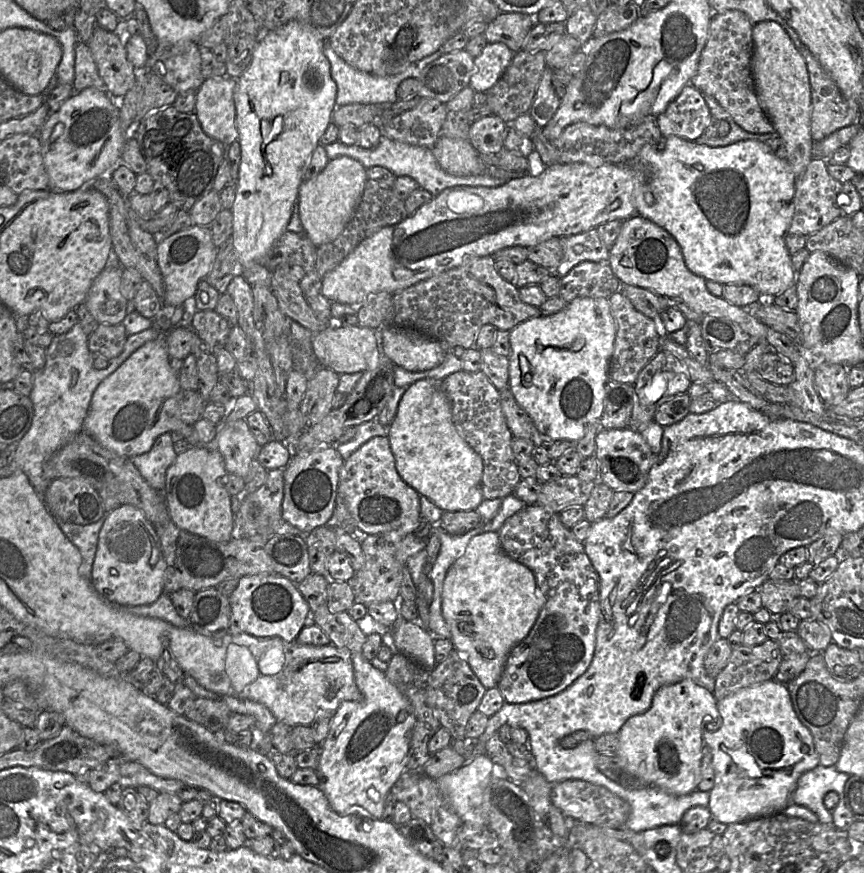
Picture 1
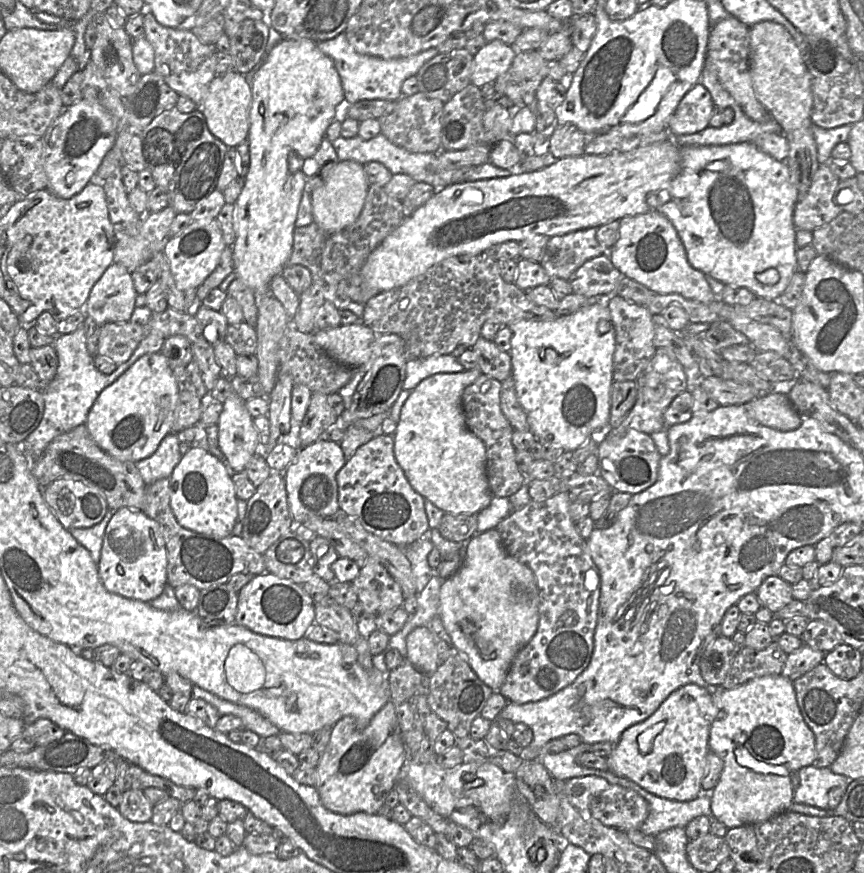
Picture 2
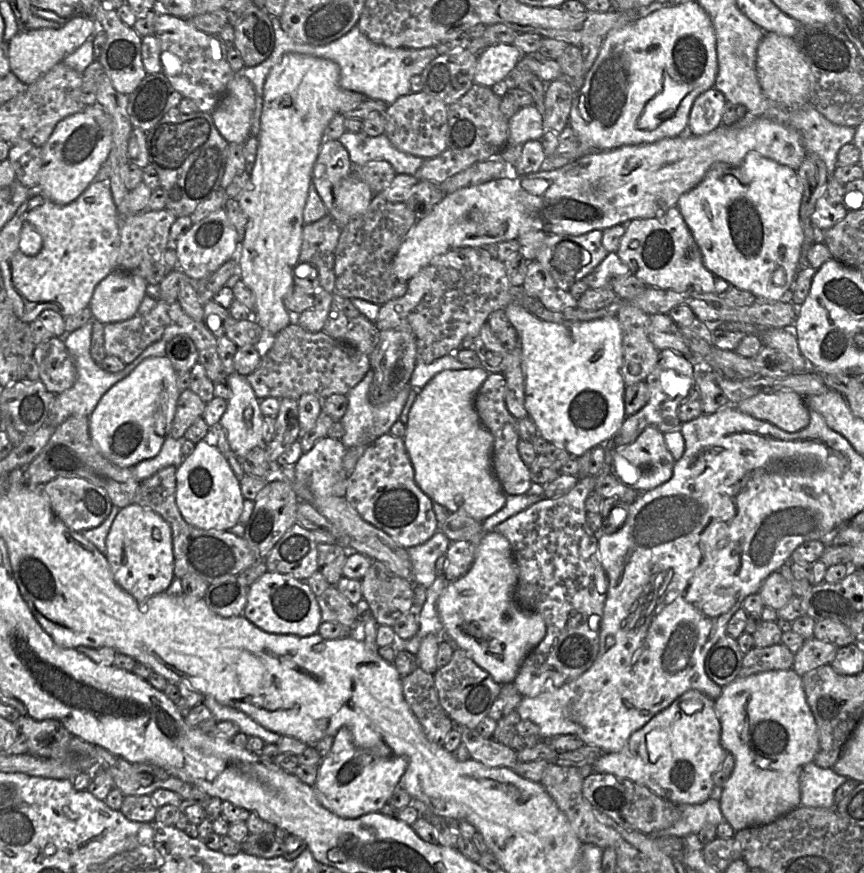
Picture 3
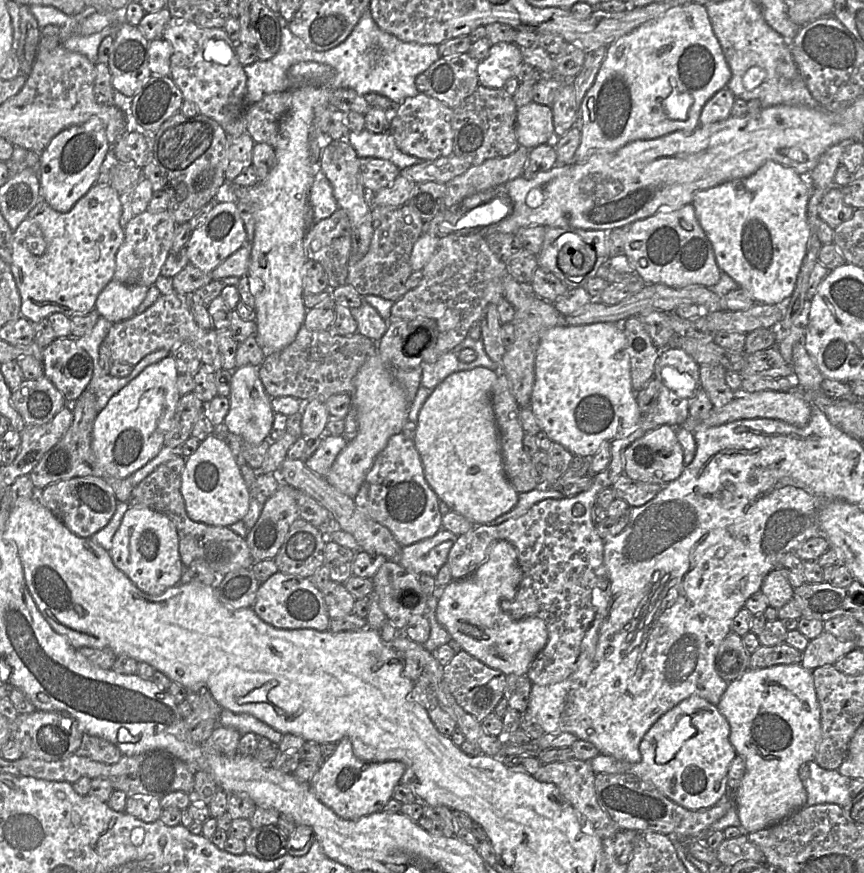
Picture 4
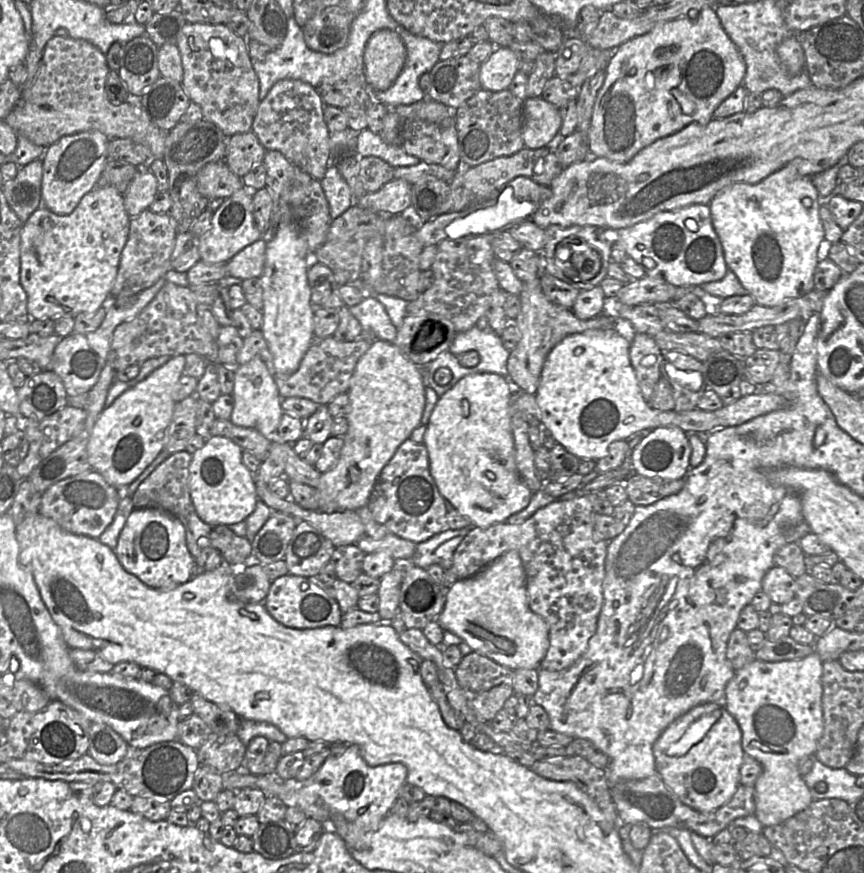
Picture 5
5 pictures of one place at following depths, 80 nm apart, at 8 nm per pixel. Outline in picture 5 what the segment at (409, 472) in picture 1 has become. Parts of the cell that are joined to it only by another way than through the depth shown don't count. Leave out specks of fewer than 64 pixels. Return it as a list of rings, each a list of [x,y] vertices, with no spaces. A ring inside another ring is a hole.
[[[496,373],[469,374],[461,378],[437,400],[424,433],[429,472],[440,494],[467,517],[472,526],[487,528],[504,523],[511,515],[525,509],[533,492],[522,481],[515,461],[511,429],[513,384]]]

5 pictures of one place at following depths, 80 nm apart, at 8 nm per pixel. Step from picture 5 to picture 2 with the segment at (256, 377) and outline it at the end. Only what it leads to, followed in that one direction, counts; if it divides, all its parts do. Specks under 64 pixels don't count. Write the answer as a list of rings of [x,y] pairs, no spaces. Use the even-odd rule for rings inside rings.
[[[232,392],[223,403],[217,423],[218,443],[229,466],[243,472],[250,459],[259,452],[259,437],[245,400]]]

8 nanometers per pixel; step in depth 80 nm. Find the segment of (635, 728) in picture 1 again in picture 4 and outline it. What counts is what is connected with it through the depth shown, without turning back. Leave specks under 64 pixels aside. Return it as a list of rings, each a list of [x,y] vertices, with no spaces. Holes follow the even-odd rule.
[[[692,696],[670,709],[650,727],[640,742],[639,762],[624,762],[604,753],[588,762],[596,774],[635,775],[684,808],[703,810],[713,807],[729,794],[728,769],[737,756],[729,736],[729,724],[718,707]]]

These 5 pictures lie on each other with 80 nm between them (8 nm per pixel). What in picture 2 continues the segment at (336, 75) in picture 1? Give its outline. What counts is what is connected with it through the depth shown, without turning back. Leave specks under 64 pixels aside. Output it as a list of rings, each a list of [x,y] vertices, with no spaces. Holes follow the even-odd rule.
[[[344,32],[333,39],[317,42],[317,46],[335,64],[344,90],[345,106],[360,100],[399,100],[403,96],[403,82],[411,76],[416,76],[426,62],[441,53],[438,47],[434,47],[407,57],[384,59],[356,52]]]

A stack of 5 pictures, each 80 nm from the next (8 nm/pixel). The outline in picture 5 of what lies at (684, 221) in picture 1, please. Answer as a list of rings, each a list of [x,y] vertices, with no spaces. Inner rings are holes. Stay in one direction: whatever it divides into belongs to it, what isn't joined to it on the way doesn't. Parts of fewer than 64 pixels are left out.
[[[791,165],[777,170],[757,183],[736,183],[729,185],[719,191],[710,201],[709,208],[712,224],[721,242],[727,267],[735,273],[743,287],[754,298],[756,303],[764,306],[776,306],[786,300],[799,298],[814,290],[814,274],[819,263],[817,252],[821,241],[824,240],[824,228],[820,219],[820,206],[819,193],[810,178],[800,175]]]

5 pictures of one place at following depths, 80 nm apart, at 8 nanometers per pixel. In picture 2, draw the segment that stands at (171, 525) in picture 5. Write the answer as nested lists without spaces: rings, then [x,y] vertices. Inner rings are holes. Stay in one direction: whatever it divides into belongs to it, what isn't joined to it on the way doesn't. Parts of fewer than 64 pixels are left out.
[[[128,507],[118,509],[105,530],[97,566],[100,581],[110,593],[142,602],[156,599],[167,585],[167,550],[160,525],[141,510]]]

